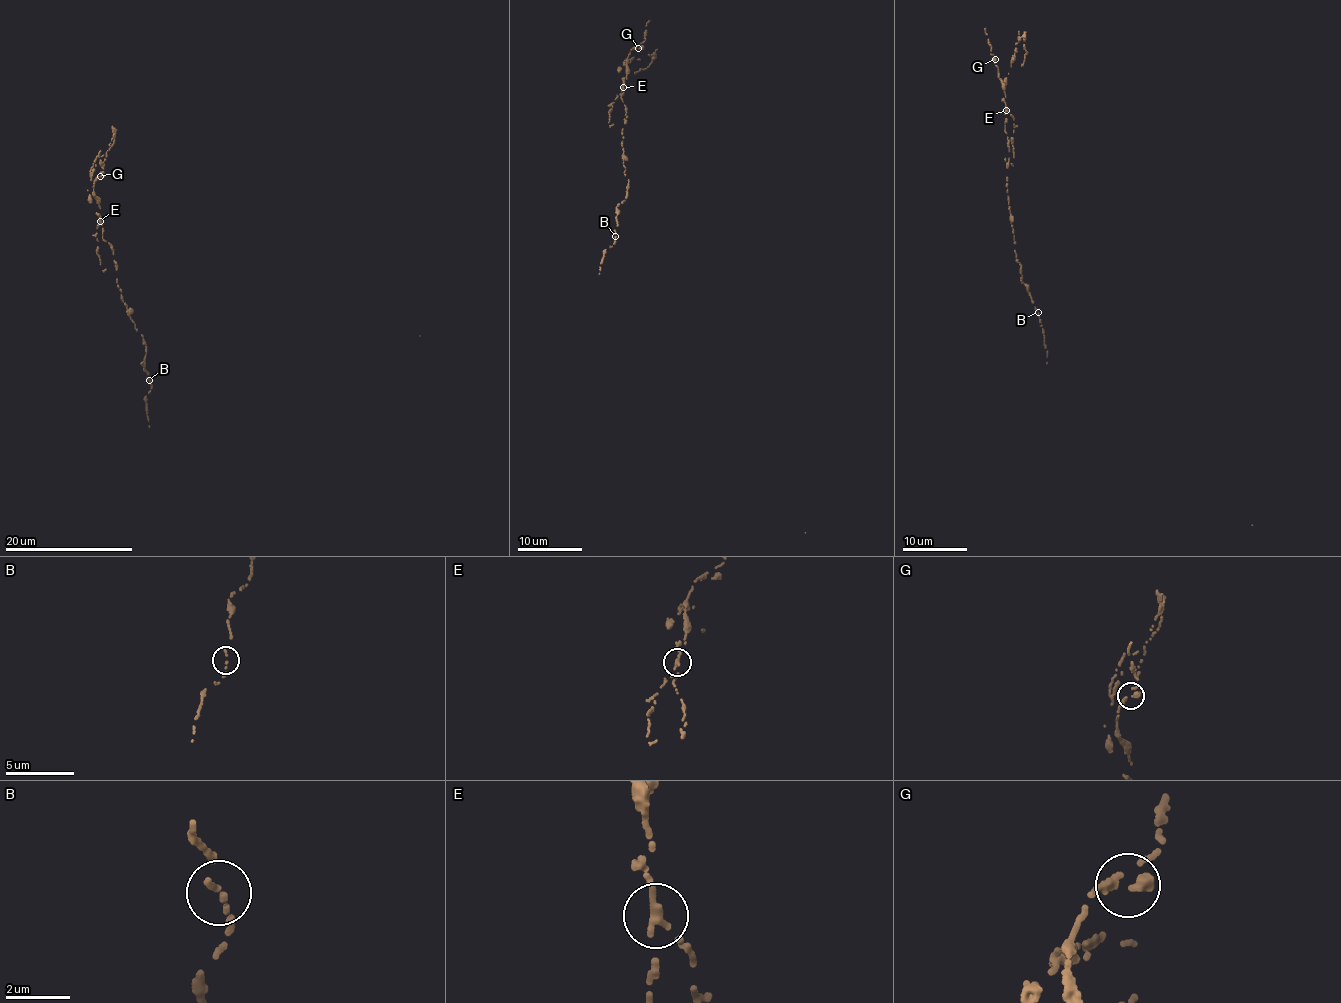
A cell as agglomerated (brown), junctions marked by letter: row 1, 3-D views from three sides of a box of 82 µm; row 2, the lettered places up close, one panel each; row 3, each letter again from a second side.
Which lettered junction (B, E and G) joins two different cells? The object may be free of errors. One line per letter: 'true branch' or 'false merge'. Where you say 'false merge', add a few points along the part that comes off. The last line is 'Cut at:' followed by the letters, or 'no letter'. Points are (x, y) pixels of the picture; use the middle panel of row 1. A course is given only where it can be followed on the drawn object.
B: true branch
E: false merge
G: true branch
Cut at: E

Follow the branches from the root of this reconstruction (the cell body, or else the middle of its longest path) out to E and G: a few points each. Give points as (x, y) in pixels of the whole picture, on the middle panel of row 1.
E: (616, 236), (617, 206), (623, 202), (629, 179), (621, 146), (627, 110), (620, 96), (623, 88)
G: (616, 236), (617, 206), (623, 202), (629, 179), (621, 146), (627, 110), (620, 96), (629, 51), (638, 48)

